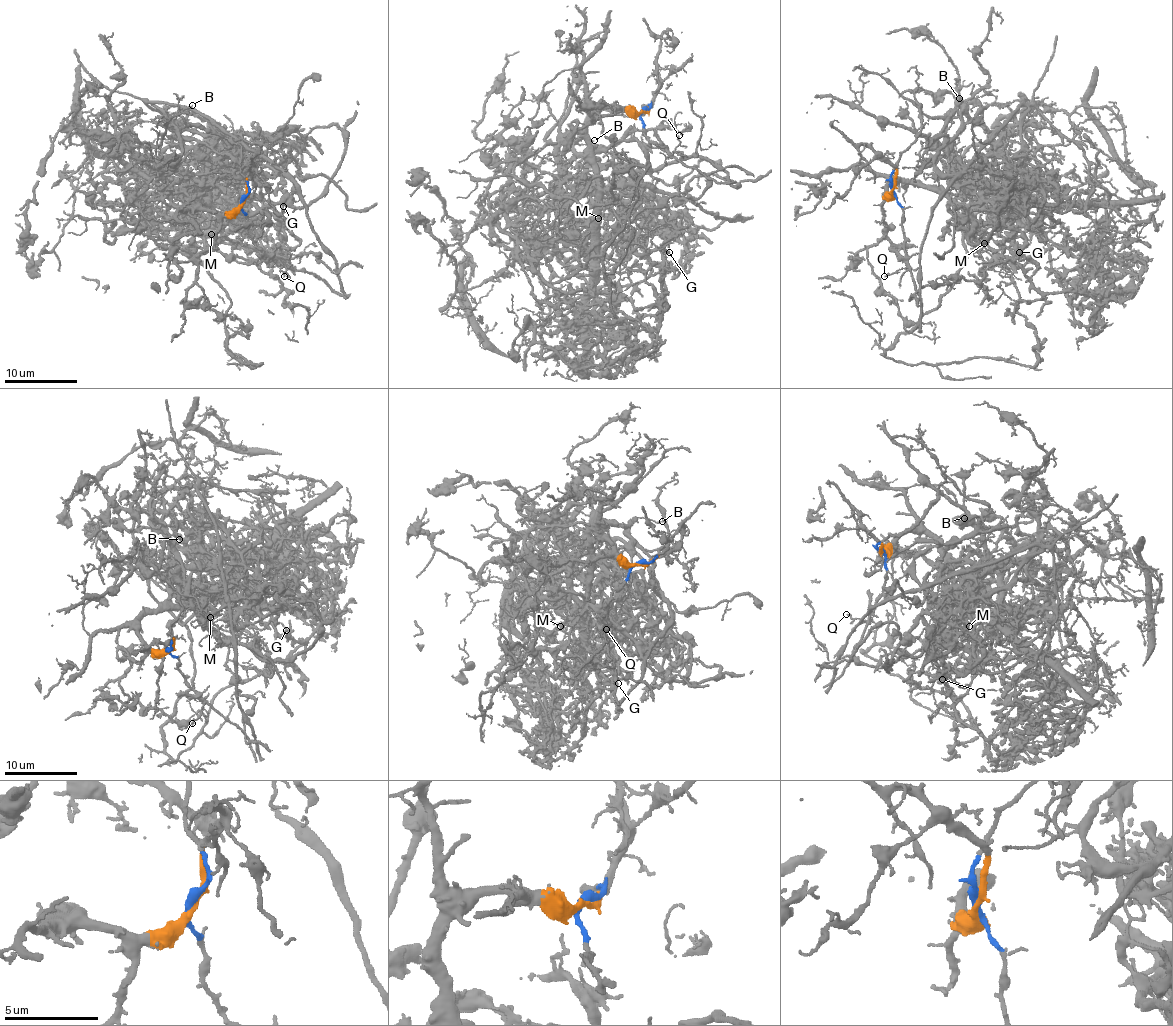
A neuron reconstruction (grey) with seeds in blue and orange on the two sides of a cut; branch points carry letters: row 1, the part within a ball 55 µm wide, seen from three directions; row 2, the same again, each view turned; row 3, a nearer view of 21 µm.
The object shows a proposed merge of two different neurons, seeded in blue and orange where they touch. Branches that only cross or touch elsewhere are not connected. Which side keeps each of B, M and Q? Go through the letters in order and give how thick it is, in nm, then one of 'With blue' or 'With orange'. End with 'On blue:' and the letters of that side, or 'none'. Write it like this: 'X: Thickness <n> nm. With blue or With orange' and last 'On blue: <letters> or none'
B: Thickness 140 nm. With orange
M: Thickness 120 nm. With orange
Q: Thickness 160 nm. With blue
On blue: Q

